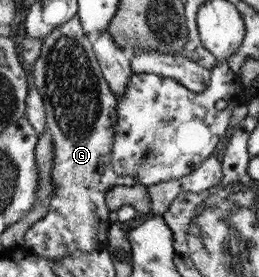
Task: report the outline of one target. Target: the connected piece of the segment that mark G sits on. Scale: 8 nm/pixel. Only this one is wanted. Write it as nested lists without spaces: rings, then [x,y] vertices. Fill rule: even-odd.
[[[79,16],[63,23],[51,31],[40,50],[40,57],[32,66],[31,75],[35,89],[43,98],[47,129],[51,132],[54,164],[52,165],[52,182],[56,190],[51,198],[49,211],[37,223],[33,223],[24,237],[24,247],[52,261],[60,261],[62,255],[73,253],[74,249],[83,251],[104,249],[107,243],[109,208],[106,193],[110,188],[137,185],[138,181],[130,175],[120,176],[113,171],[111,143],[116,136],[117,97],[105,82],[100,63],[93,51],[90,37],[85,34]]]

